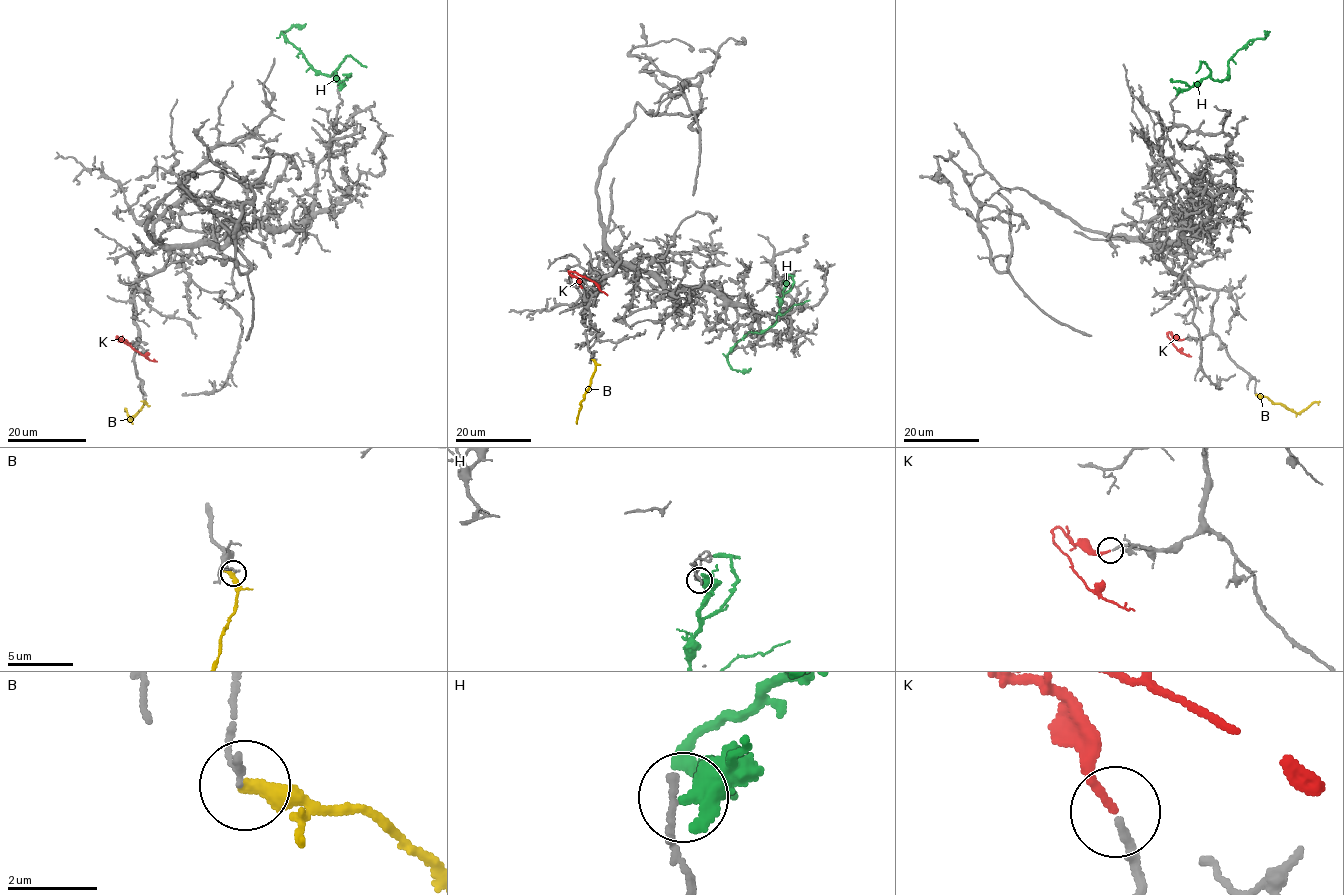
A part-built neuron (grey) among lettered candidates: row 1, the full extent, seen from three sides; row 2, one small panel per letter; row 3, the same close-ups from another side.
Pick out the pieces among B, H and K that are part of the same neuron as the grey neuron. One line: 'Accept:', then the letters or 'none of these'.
Accept: K

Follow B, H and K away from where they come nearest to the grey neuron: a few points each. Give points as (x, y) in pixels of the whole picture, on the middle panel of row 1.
B: (594, 359), (595, 372), (576, 422)
H: (783, 282), (776, 321), (760, 332), (749, 332), (727, 354), (727, 363), (733, 369), (750, 368)
K: (582, 288), (568, 271), (590, 279), (607, 295)

